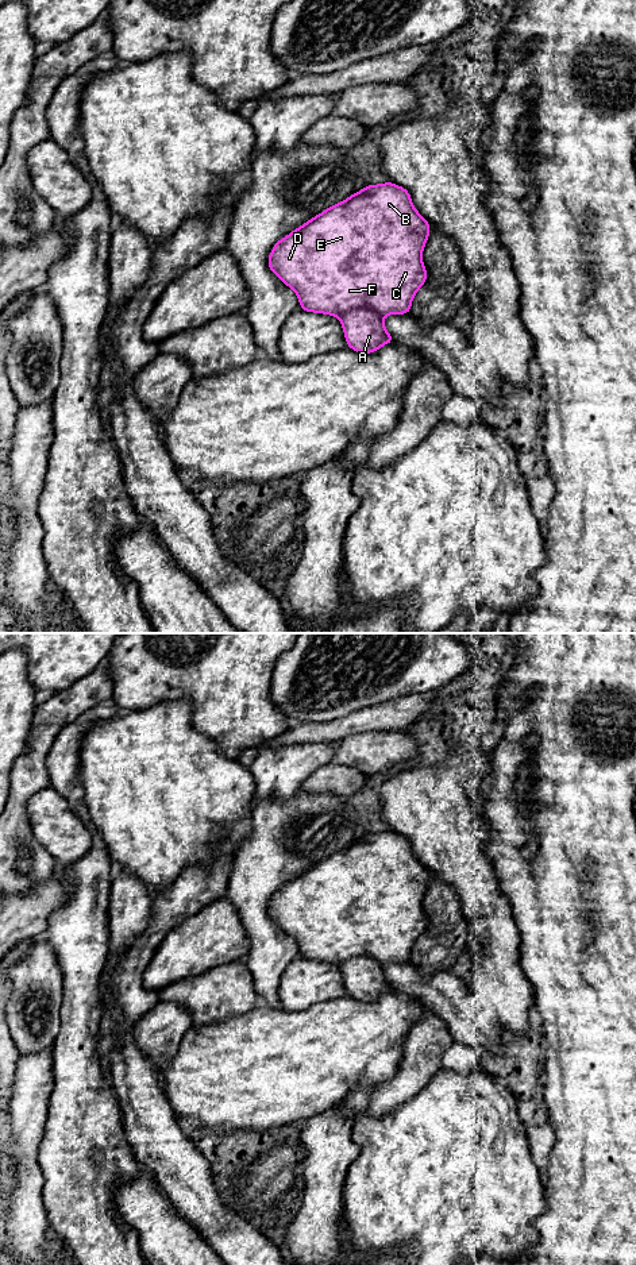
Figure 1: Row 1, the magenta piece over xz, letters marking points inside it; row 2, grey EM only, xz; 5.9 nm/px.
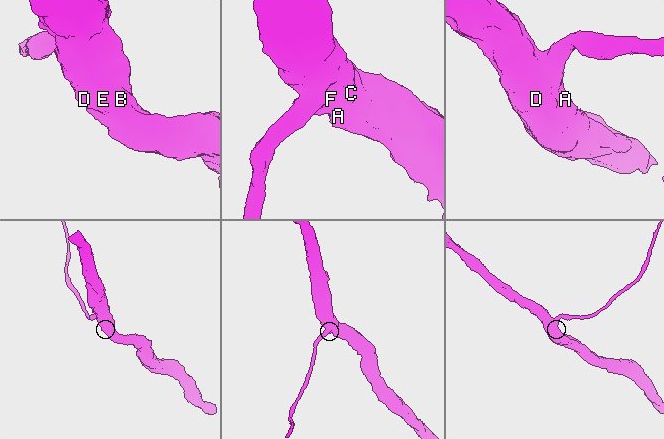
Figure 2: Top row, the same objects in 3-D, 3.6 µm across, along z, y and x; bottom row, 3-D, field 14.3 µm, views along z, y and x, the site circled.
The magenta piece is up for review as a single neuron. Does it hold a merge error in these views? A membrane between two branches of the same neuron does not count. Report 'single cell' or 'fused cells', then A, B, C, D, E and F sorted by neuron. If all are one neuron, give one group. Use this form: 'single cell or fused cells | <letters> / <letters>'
single cell | A B C D E F

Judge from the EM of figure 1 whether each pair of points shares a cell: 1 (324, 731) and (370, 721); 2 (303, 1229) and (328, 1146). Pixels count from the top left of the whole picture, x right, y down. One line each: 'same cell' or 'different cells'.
1: same cell
2: same cell

